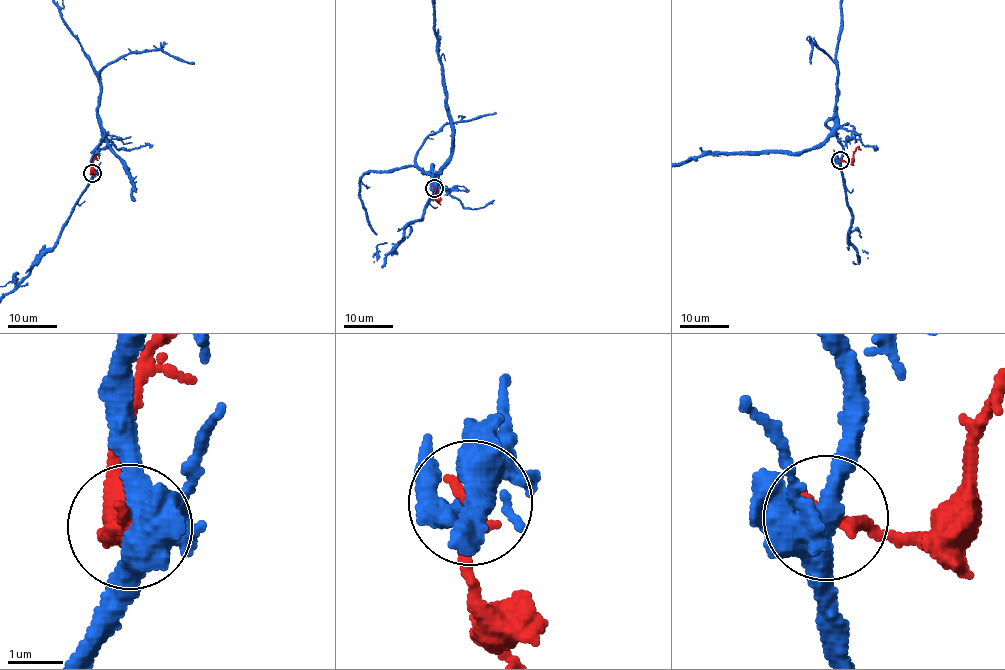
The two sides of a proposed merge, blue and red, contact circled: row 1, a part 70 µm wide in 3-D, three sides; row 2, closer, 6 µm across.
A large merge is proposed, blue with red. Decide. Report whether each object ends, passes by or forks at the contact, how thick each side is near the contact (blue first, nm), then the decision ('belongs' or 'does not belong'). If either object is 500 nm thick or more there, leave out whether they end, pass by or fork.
blue forks | red ends | 440/240 nm | does not belong

